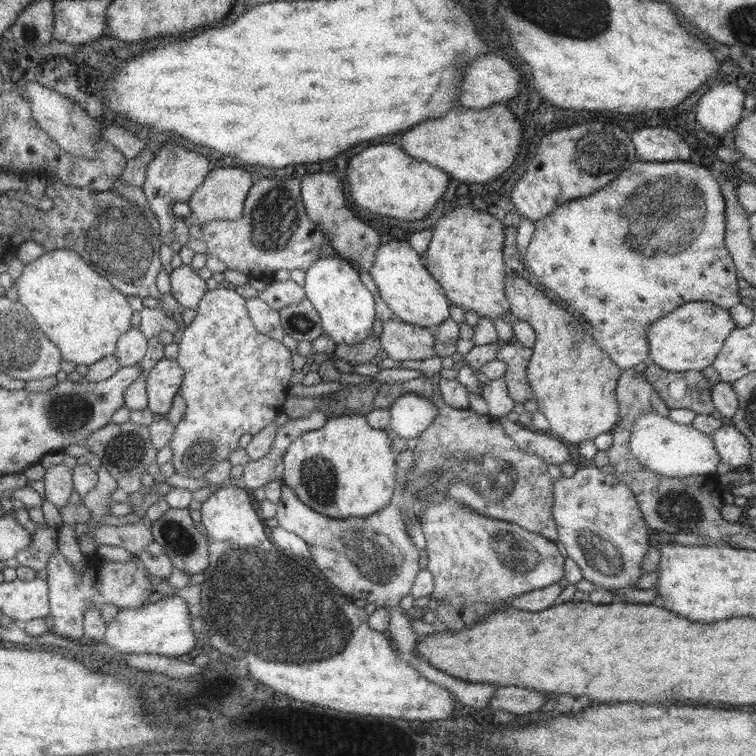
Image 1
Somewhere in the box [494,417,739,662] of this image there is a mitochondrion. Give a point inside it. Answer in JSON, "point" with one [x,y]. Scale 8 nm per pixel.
{"point":[600,548]}

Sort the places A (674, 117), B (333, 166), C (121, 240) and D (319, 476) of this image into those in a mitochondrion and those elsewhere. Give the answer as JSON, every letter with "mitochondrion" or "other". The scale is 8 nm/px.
{"A":"other","B":"other","C":"mitochondrion","D":"mitochondrion"}

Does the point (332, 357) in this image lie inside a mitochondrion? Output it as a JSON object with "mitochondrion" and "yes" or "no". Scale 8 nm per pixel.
{"mitochondrion":"no"}

